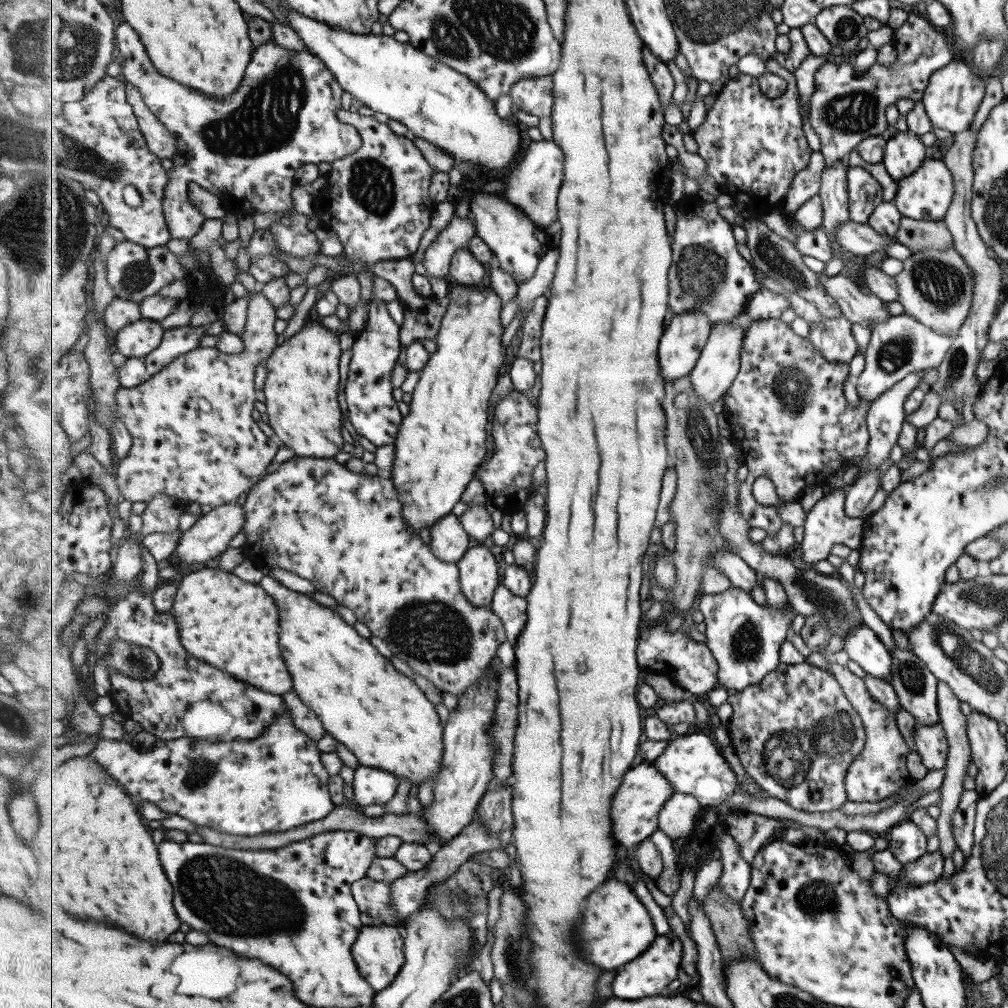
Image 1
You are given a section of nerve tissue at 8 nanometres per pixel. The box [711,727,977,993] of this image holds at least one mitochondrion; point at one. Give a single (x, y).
(818, 903)

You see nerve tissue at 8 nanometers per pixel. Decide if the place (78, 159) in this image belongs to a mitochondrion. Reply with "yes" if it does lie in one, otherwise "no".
yes

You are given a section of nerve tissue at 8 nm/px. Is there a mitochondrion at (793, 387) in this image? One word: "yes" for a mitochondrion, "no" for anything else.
yes

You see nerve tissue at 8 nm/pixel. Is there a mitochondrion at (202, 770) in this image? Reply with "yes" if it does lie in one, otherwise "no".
yes

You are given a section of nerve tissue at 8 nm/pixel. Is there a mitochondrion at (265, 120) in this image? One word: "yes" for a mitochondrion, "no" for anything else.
yes

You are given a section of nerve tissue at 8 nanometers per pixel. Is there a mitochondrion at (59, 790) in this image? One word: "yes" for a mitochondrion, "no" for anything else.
no

